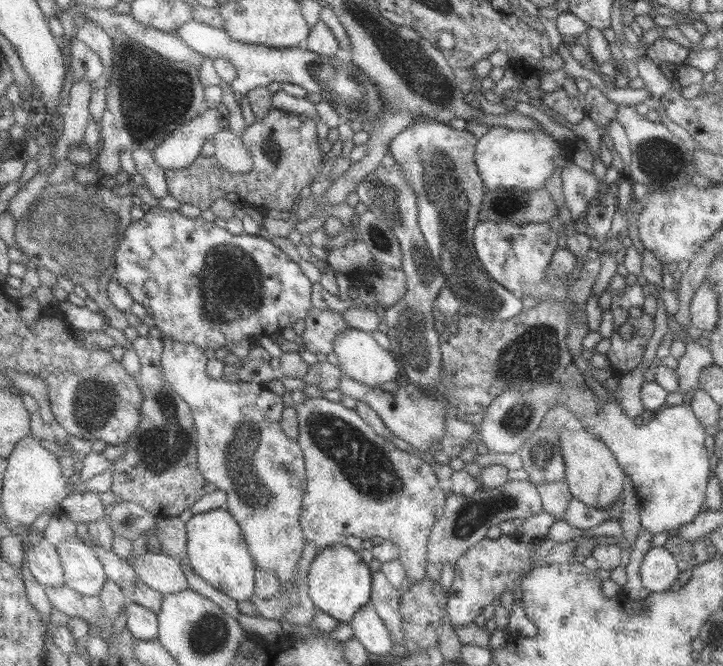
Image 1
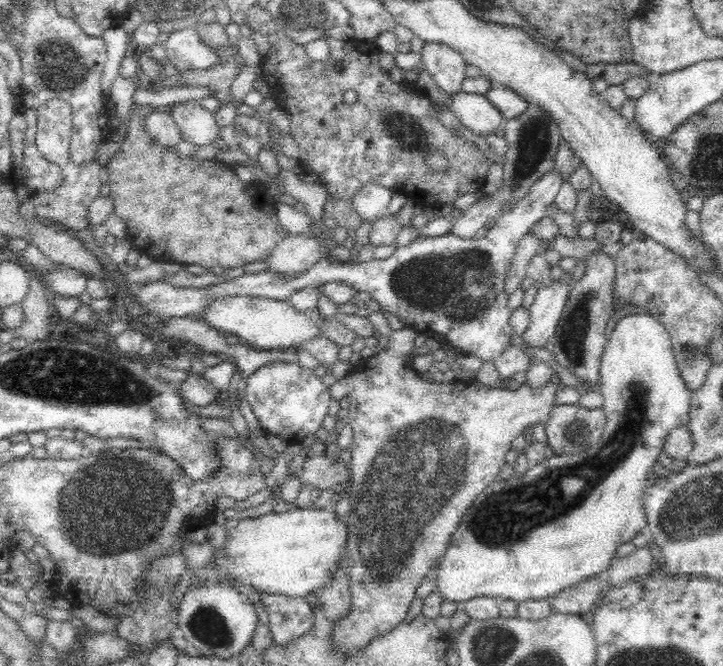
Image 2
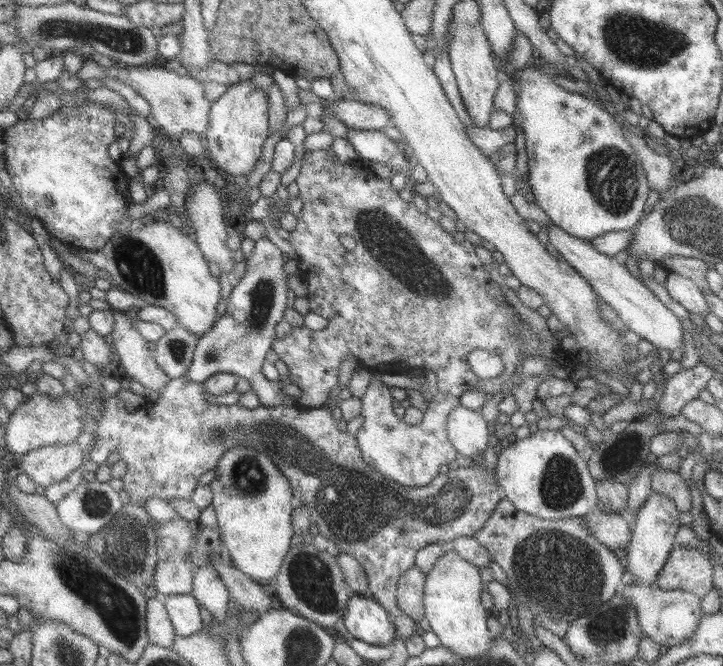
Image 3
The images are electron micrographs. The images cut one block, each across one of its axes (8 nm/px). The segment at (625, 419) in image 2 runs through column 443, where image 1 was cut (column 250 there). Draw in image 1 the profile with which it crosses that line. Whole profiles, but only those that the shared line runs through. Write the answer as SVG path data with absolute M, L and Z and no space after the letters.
M222 506L220 509L193 515L186 522L186 530L189 540L187 550L192 569L205 582L225 592L225 596L239 602L249 600L253 596L253 573L256 571L256 564L236 519Z

